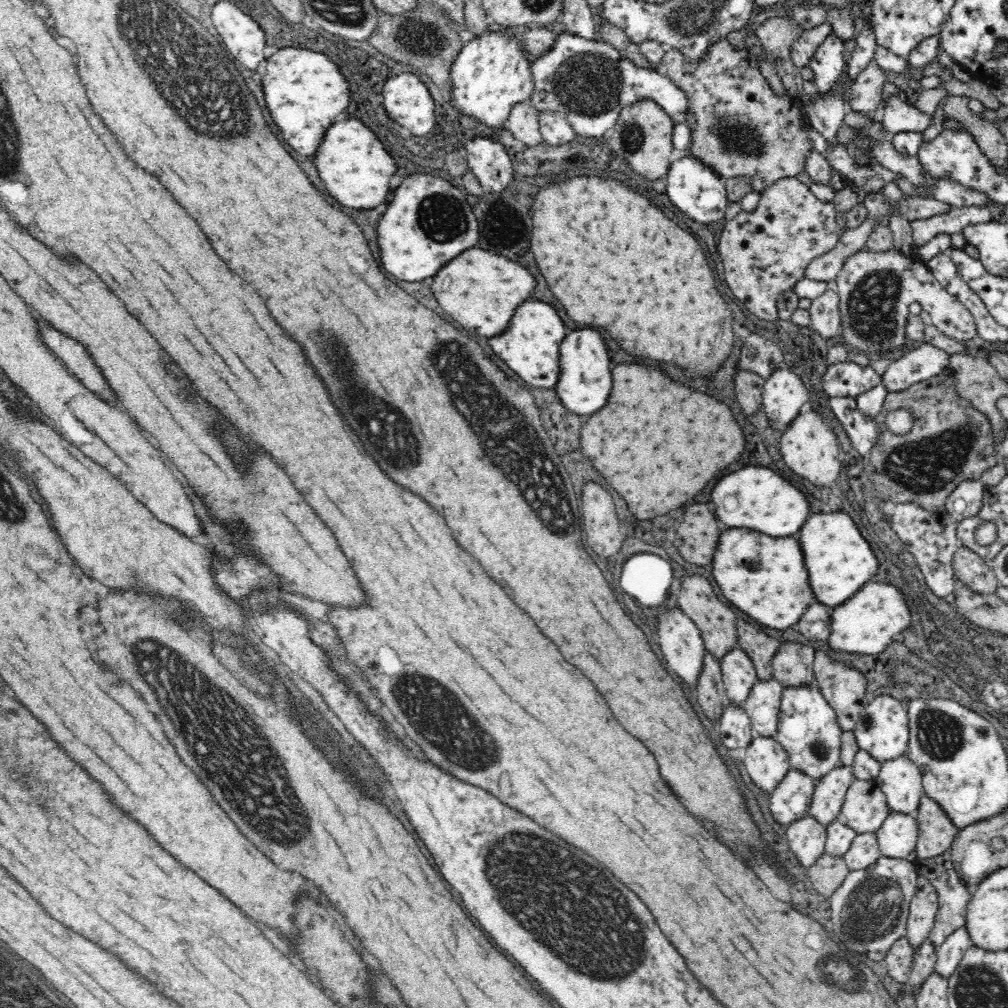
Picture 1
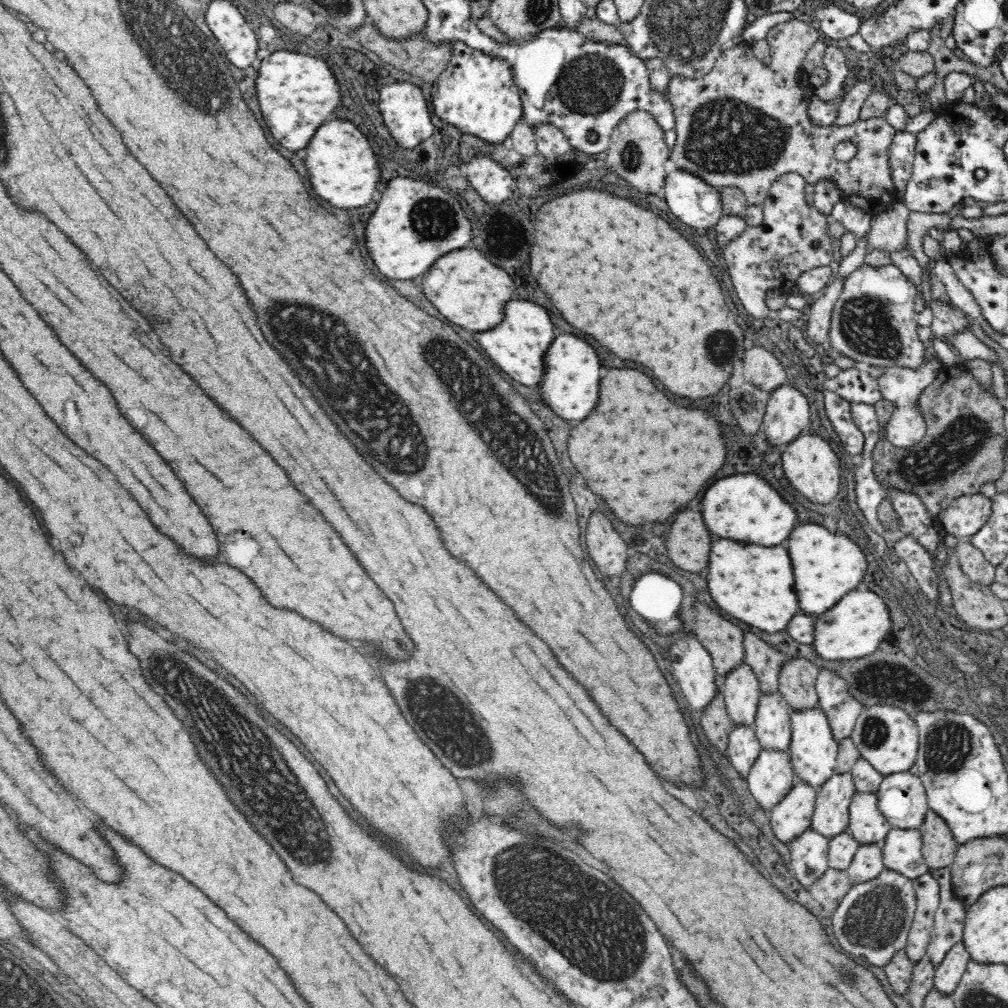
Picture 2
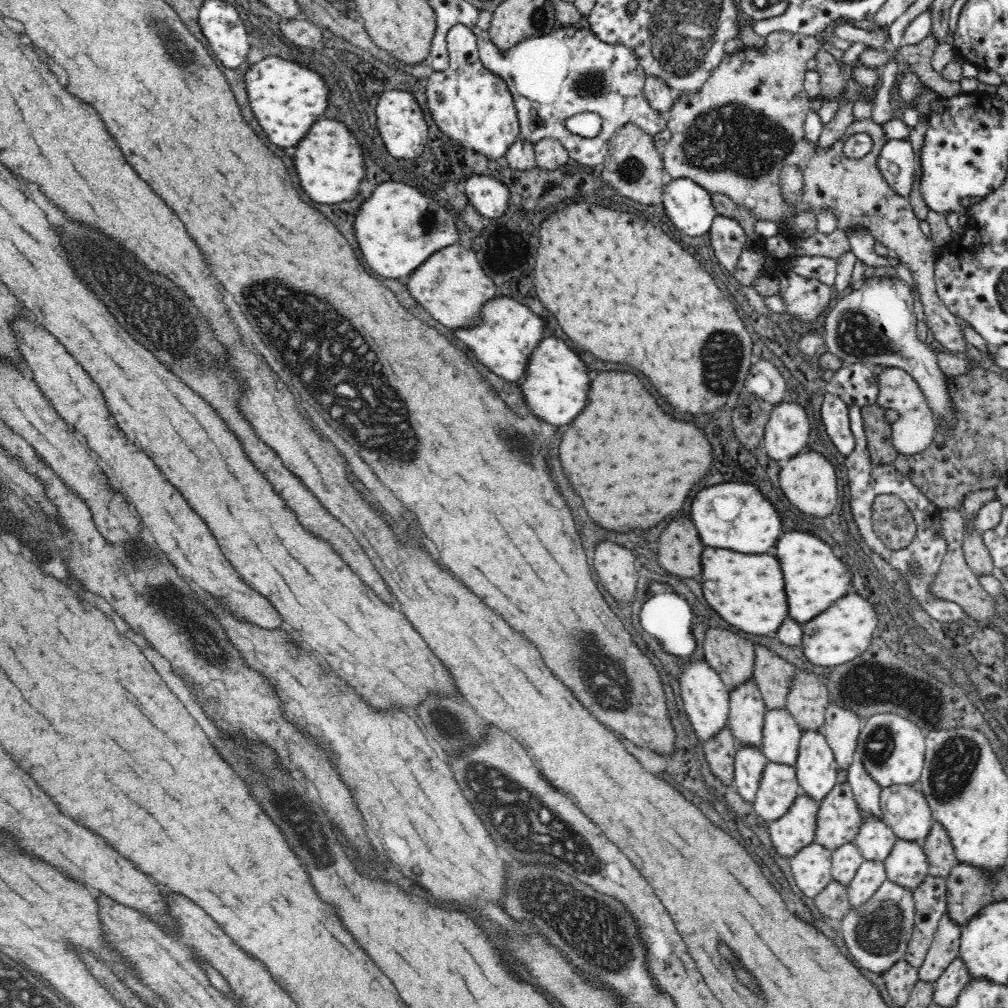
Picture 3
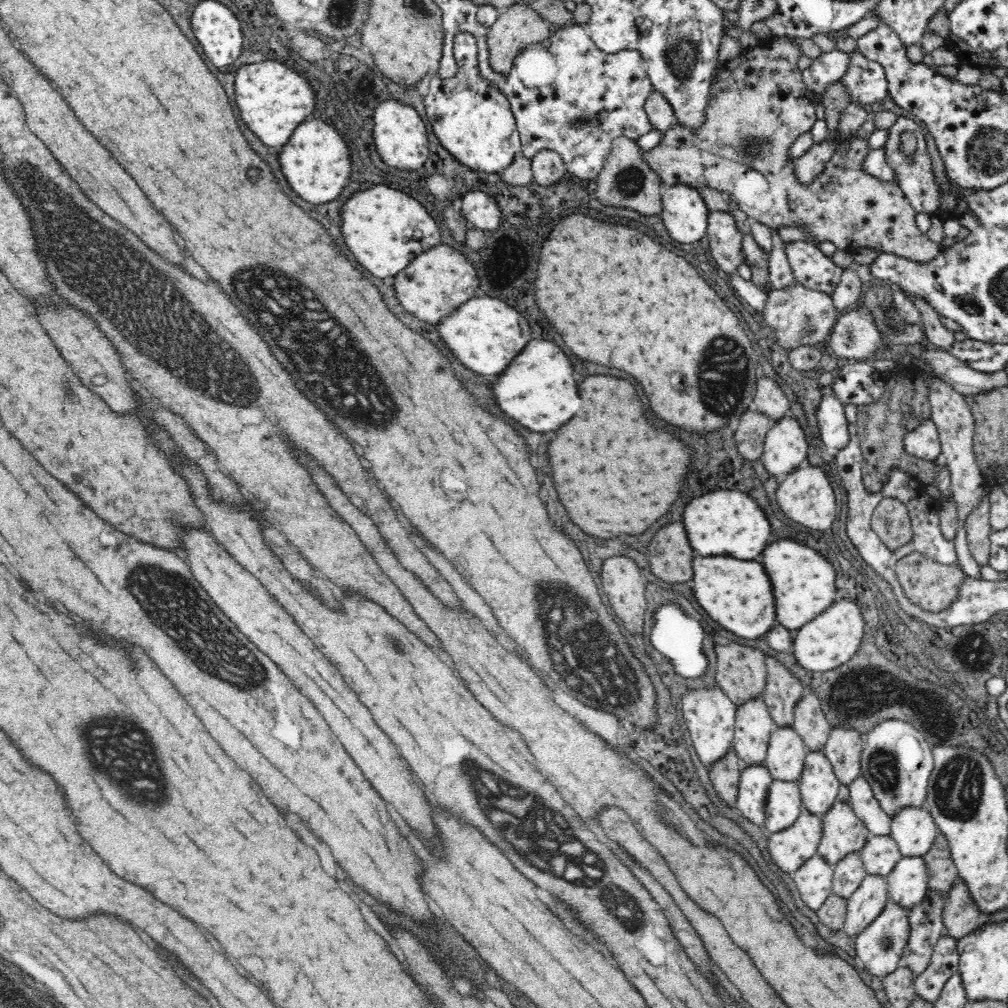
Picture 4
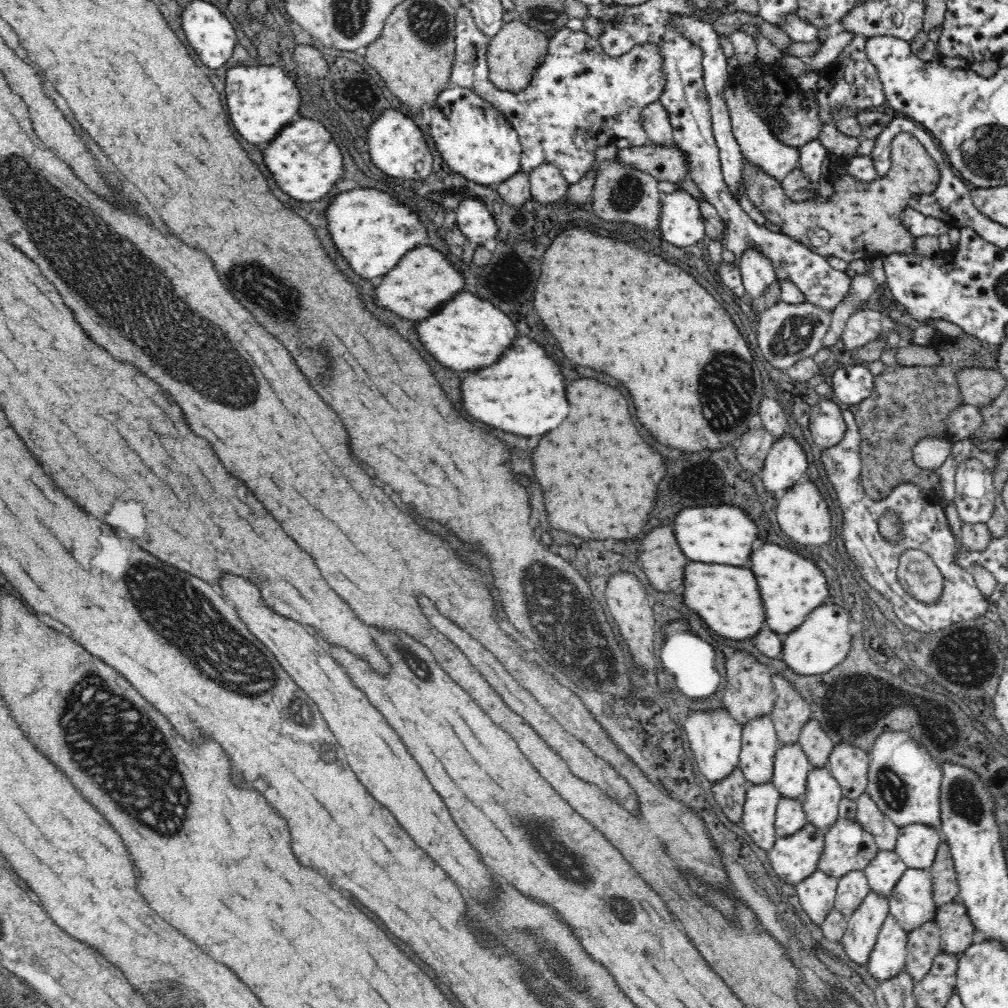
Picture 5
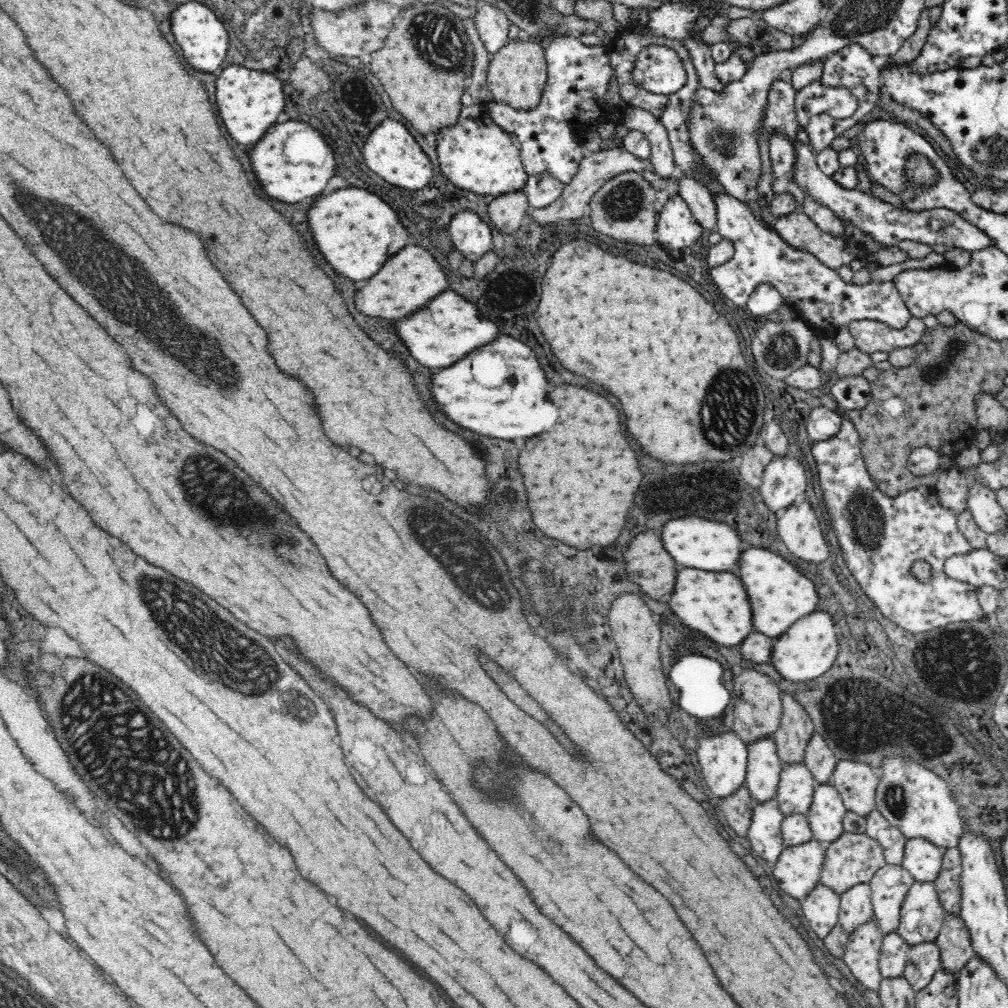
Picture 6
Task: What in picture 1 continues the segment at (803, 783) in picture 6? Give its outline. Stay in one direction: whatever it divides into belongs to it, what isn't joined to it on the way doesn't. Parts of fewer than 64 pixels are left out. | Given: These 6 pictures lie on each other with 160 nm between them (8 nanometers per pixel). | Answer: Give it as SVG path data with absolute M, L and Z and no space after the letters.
M776 679L758 681L743 702L755 735L777 738L783 686Z

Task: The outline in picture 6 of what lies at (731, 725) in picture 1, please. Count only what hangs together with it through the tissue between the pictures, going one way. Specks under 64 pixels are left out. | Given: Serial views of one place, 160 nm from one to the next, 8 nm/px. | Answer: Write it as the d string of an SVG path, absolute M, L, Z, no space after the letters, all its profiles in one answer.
M777 799L755 803L747 838L758 856L773 866L785 850L781 822L785 816L778 808Z

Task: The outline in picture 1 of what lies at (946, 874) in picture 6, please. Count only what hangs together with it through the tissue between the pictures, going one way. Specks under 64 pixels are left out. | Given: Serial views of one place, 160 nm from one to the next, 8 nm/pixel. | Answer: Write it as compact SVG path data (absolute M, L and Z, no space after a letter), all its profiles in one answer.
M924 794L920 799L916 819L919 826L916 845L919 860L938 858L944 852L951 851L951 844L959 830L938 803Z

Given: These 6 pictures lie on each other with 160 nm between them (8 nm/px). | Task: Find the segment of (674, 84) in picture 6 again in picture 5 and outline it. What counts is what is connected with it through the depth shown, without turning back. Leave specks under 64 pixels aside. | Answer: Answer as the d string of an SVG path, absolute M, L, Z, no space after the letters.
M464 5L457 10L454 21L456 58L453 62L450 82L474 91L506 117L506 121L518 133L522 145L521 171L525 174L531 173L537 166L552 164L558 167L564 179L571 185L583 178L588 168L592 168L598 146L606 146L614 138L626 138L632 146L644 146L650 143L640 123L640 110L658 101L667 85L665 56L657 44L636 45L626 54L612 58L604 52L599 40L586 31L577 32L568 27L558 29L549 35L547 55L533 72L530 84L520 92L511 93L498 90L490 82L486 52L491 40L476 27L468 6Z

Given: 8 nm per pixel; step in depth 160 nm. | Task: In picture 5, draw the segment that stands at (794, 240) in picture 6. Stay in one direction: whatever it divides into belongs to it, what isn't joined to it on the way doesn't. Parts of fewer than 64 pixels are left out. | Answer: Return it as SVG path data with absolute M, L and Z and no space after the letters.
M897 134L890 146L891 165L884 178L873 182L857 182L843 171L840 176L831 178L834 195L830 199L808 199L796 203L786 197L780 181L770 178L744 159L745 191L753 205L770 222L777 224L786 236L826 259L842 258L849 263L858 258L868 260L876 255L912 254L914 237L902 227L898 219L900 212L908 207L910 198L931 194L936 190L940 184L940 171L937 162L912 134Z

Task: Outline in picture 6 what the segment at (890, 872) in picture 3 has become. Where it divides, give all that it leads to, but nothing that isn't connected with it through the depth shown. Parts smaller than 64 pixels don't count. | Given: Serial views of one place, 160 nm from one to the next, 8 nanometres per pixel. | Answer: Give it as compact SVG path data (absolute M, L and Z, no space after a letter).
M915 881L904 899L897 932L910 946L934 943L946 915L935 884Z

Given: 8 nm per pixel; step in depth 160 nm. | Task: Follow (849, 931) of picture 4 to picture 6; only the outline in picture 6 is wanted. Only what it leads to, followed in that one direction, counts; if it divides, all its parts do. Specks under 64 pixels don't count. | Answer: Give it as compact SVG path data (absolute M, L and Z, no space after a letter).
M876 920L864 923L849 936L843 956L846 966L861 985L874 991L879 990L884 979L879 969L884 937Z

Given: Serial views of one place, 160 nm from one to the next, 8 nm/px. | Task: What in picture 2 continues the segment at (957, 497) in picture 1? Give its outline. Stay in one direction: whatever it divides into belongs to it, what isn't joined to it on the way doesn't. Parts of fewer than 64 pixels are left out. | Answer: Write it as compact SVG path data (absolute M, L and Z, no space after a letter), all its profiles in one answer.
M980 492L962 495L953 500L948 508L937 516L942 521L945 533L950 533L955 537L971 537L990 520L992 501Z

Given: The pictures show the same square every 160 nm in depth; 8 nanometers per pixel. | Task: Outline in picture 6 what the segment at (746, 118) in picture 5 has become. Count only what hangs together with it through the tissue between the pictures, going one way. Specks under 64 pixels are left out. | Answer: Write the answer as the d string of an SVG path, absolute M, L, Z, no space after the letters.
M684 36L684 39L680 39L679 42L684 45L684 49L688 51L692 64L696 69L700 86L713 90L714 92L720 92L722 88L726 88L726 85L716 78L714 75L714 59L710 55L710 47L706 43L696 41L692 36Z

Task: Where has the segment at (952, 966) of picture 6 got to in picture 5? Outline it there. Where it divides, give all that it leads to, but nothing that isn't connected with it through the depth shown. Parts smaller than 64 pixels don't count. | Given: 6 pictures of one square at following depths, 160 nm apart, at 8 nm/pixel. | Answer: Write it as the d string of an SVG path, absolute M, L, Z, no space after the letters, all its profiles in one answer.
M962 902L944 903L937 908L934 918L940 929L940 950L950 955L960 955L977 941L974 925Z

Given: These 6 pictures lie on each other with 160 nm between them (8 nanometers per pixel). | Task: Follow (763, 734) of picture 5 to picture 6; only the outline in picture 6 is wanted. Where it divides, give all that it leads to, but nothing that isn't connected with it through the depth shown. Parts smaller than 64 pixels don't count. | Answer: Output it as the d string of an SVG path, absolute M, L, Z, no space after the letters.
M760 739L747 746L747 773L744 786L755 803L777 798L780 773L784 767L775 739Z

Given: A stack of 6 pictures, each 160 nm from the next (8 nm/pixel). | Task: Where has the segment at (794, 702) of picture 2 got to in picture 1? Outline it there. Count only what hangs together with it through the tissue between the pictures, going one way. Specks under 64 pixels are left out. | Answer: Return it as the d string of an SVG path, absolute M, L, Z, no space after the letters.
M784 640L774 655L773 679L783 688L810 687L815 684L814 649L800 642Z

